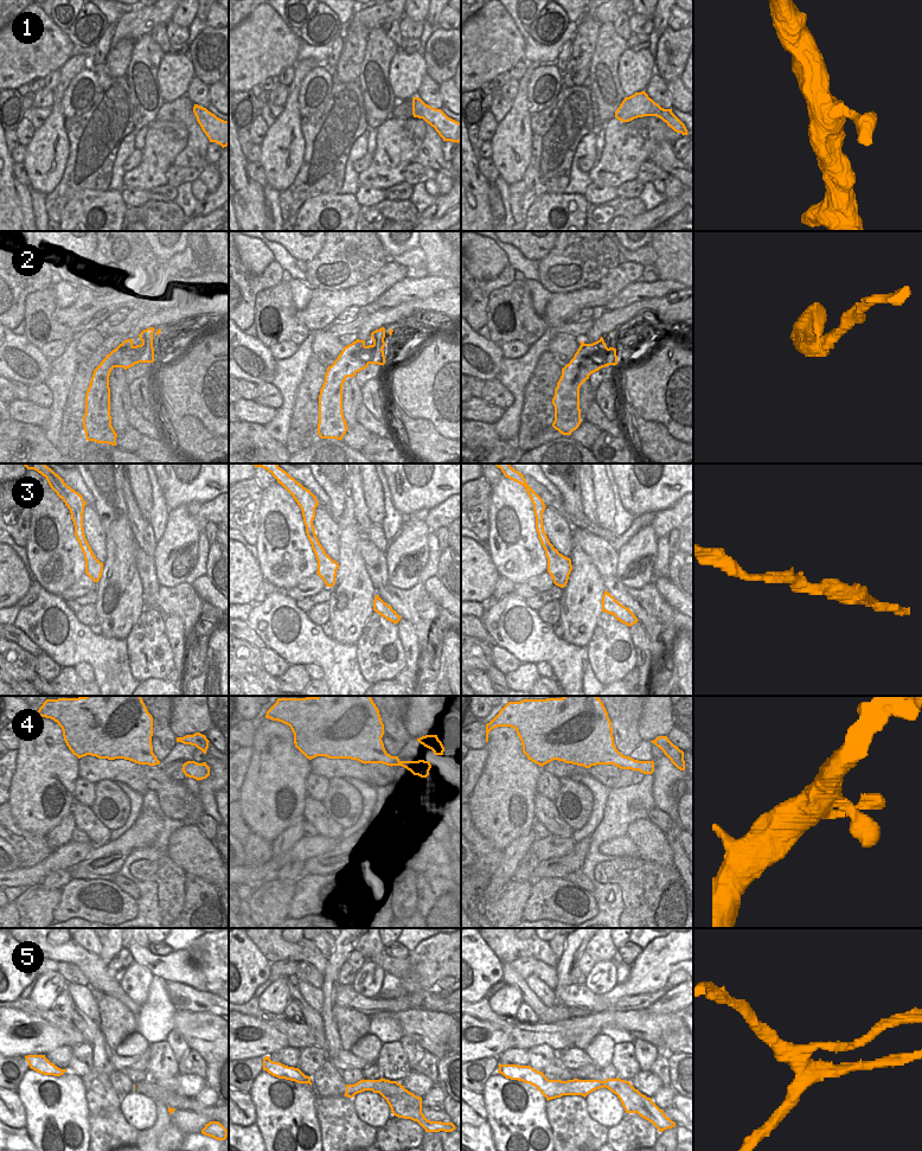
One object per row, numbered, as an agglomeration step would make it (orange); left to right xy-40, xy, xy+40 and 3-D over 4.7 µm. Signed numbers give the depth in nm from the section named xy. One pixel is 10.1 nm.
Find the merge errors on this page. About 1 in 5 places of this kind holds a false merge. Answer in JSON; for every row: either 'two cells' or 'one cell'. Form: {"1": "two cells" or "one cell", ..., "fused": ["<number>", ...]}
{"1": "one cell", "2": "one cell", "3": "one cell", "4": "one cell", "5": "two cells", "fused": ["5"]}

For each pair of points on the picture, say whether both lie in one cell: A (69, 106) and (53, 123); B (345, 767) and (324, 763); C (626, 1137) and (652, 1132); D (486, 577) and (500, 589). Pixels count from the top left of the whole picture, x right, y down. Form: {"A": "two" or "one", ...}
{"A": "two", "B": "one", "C": "one", "D": "two"}

